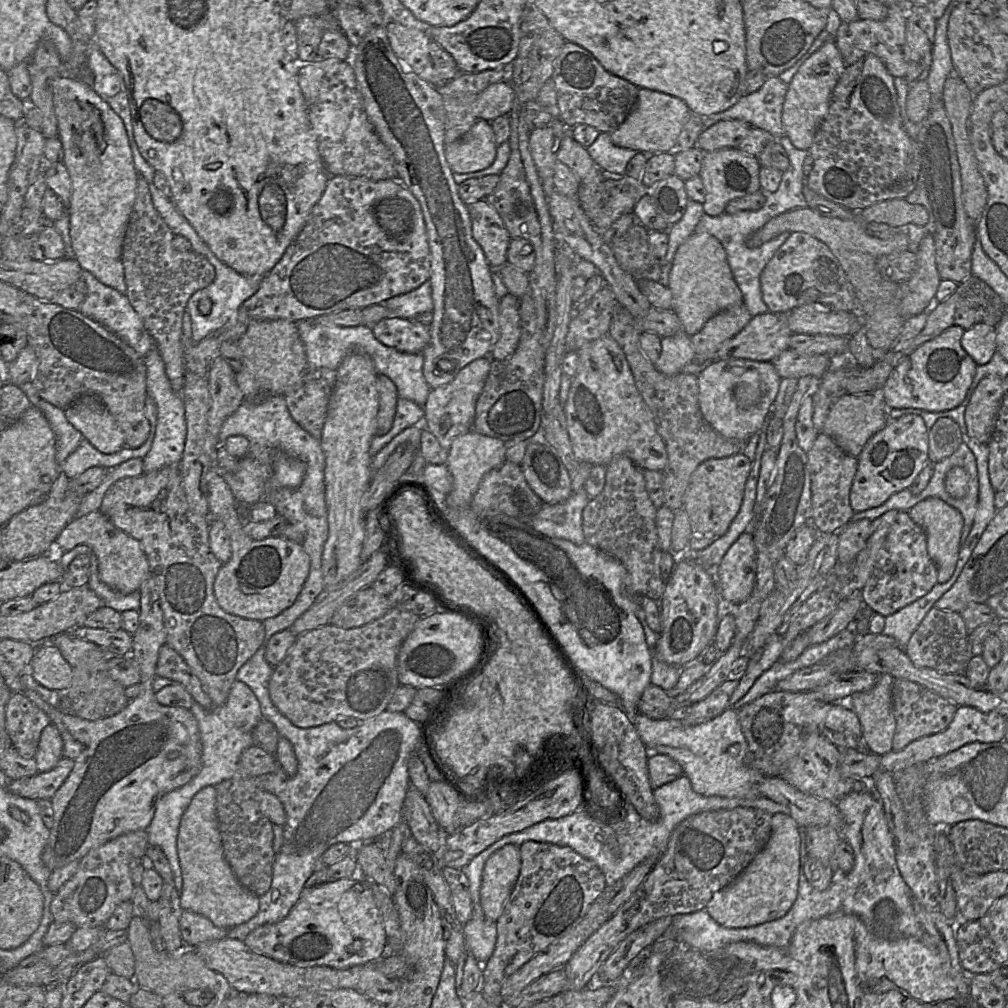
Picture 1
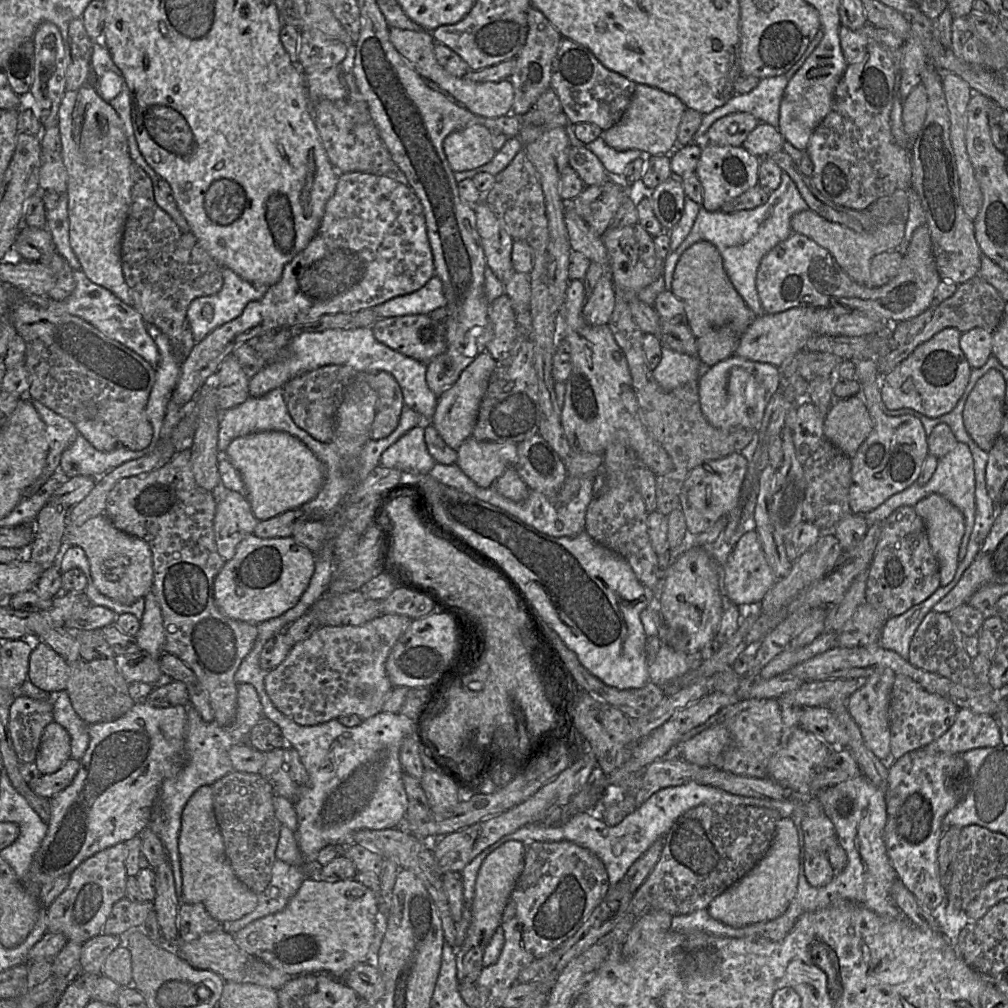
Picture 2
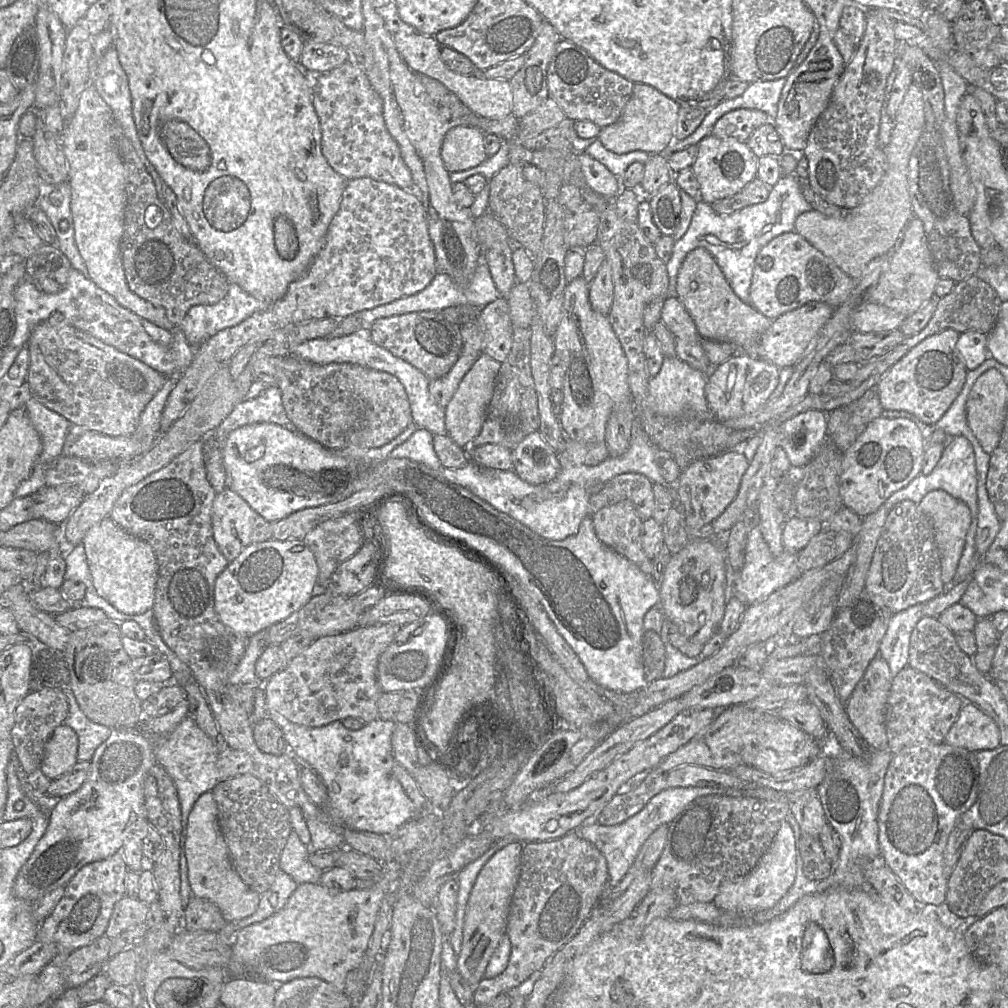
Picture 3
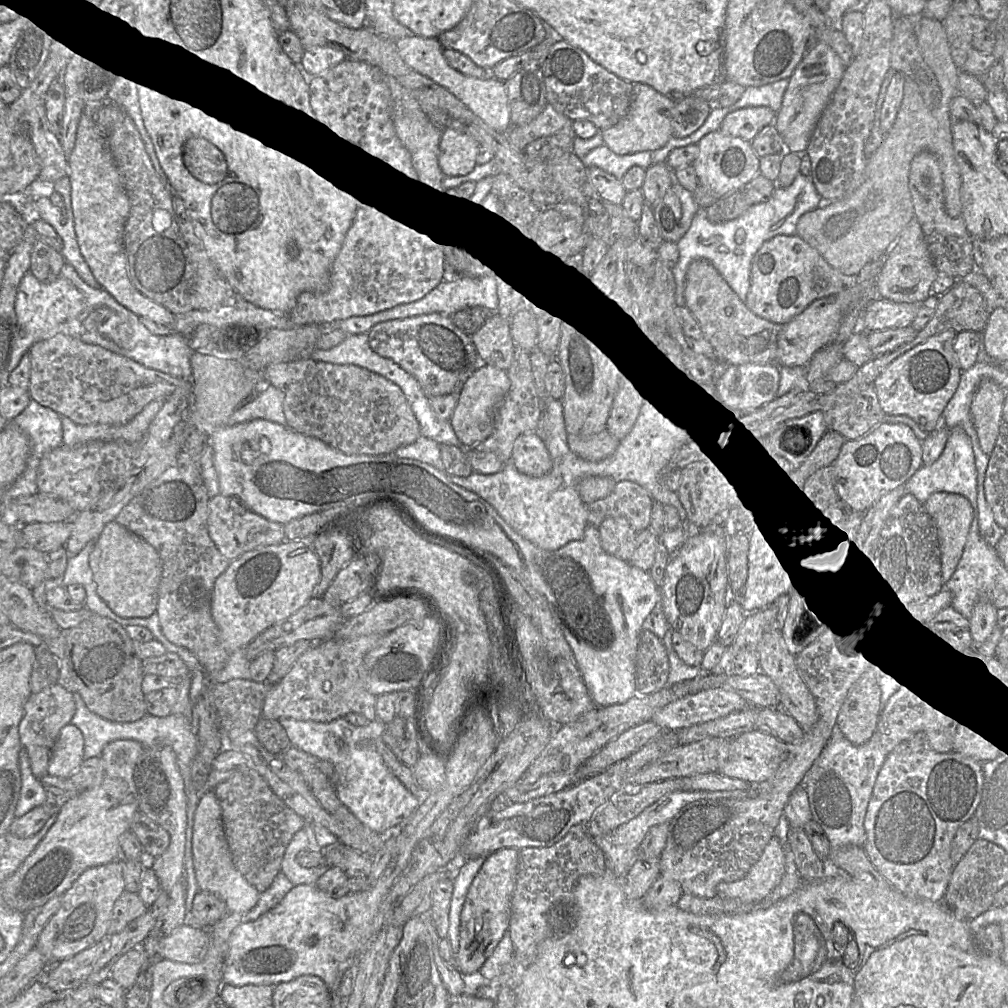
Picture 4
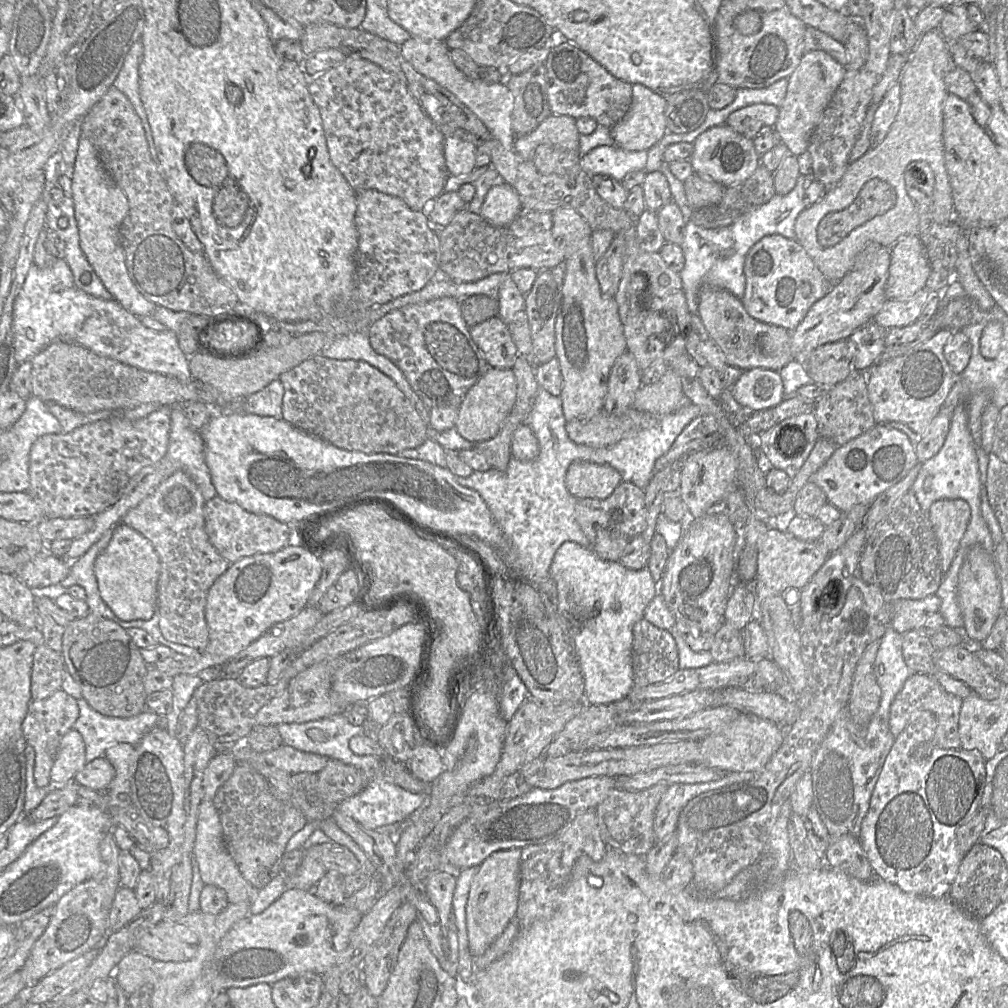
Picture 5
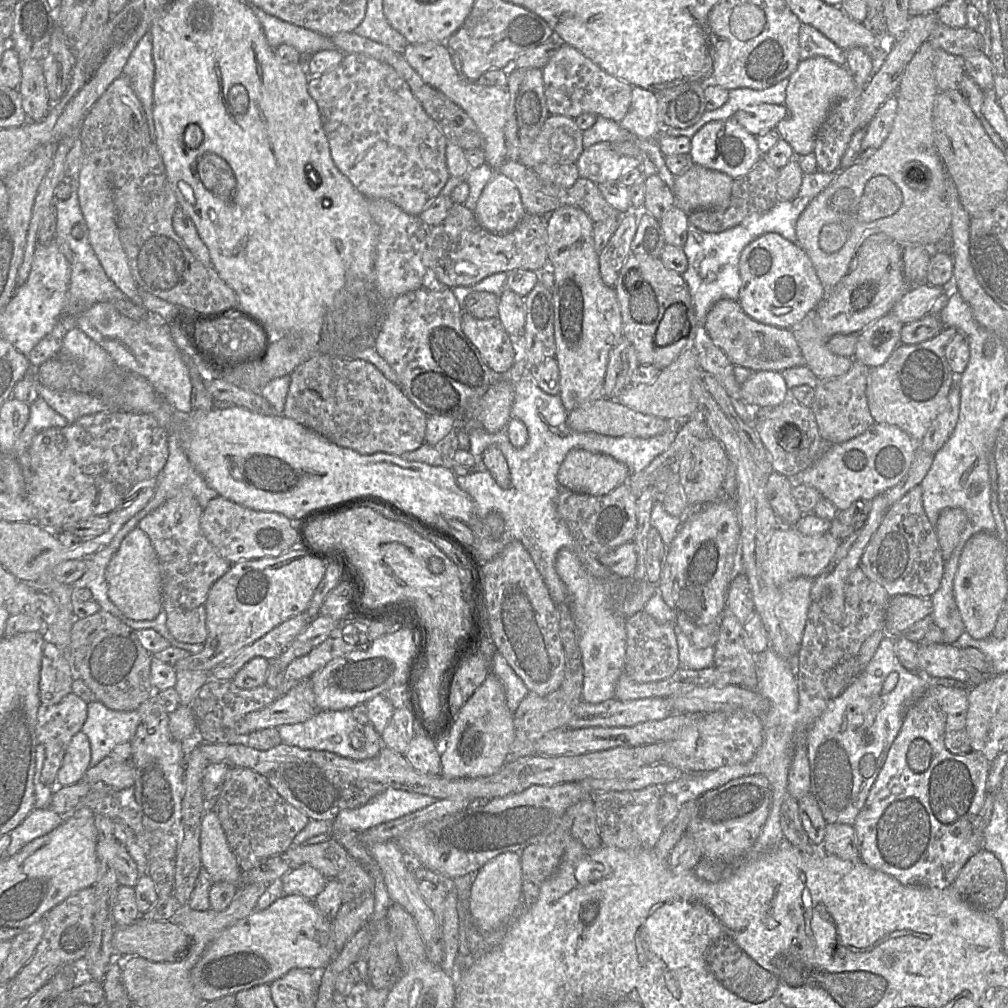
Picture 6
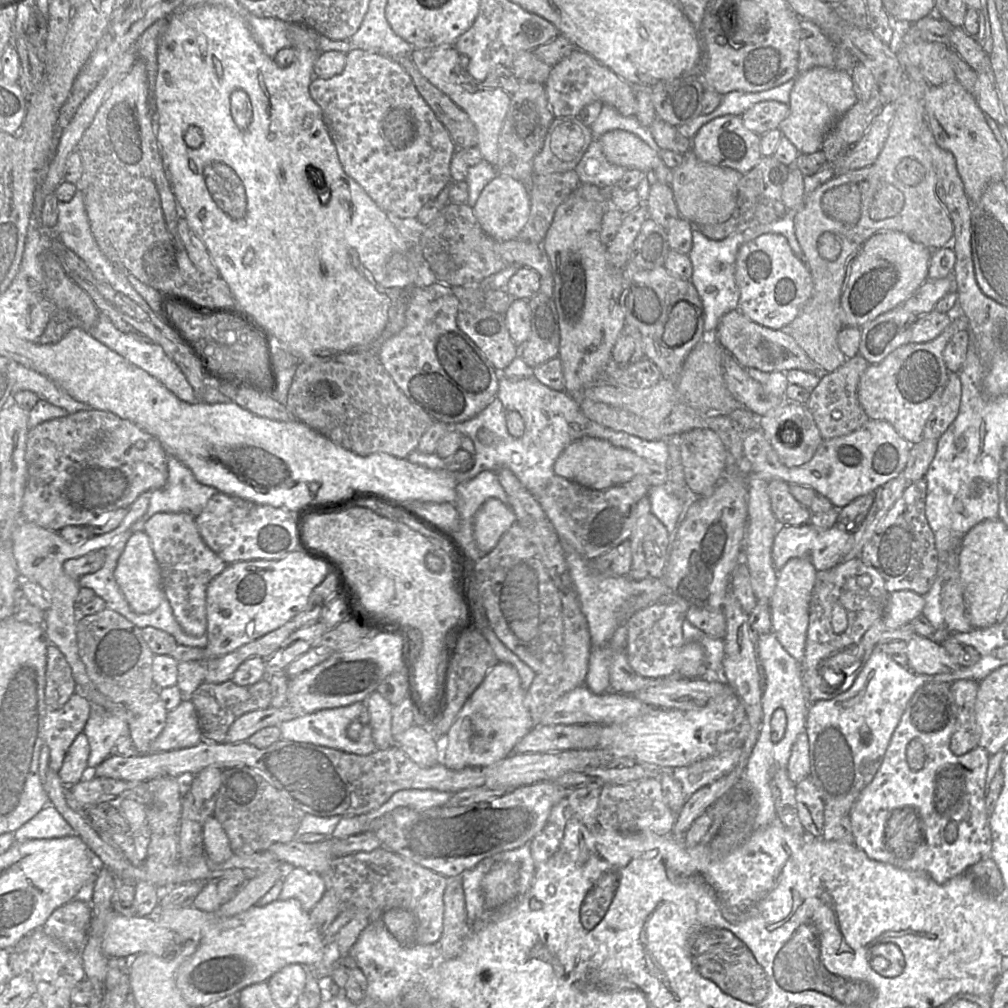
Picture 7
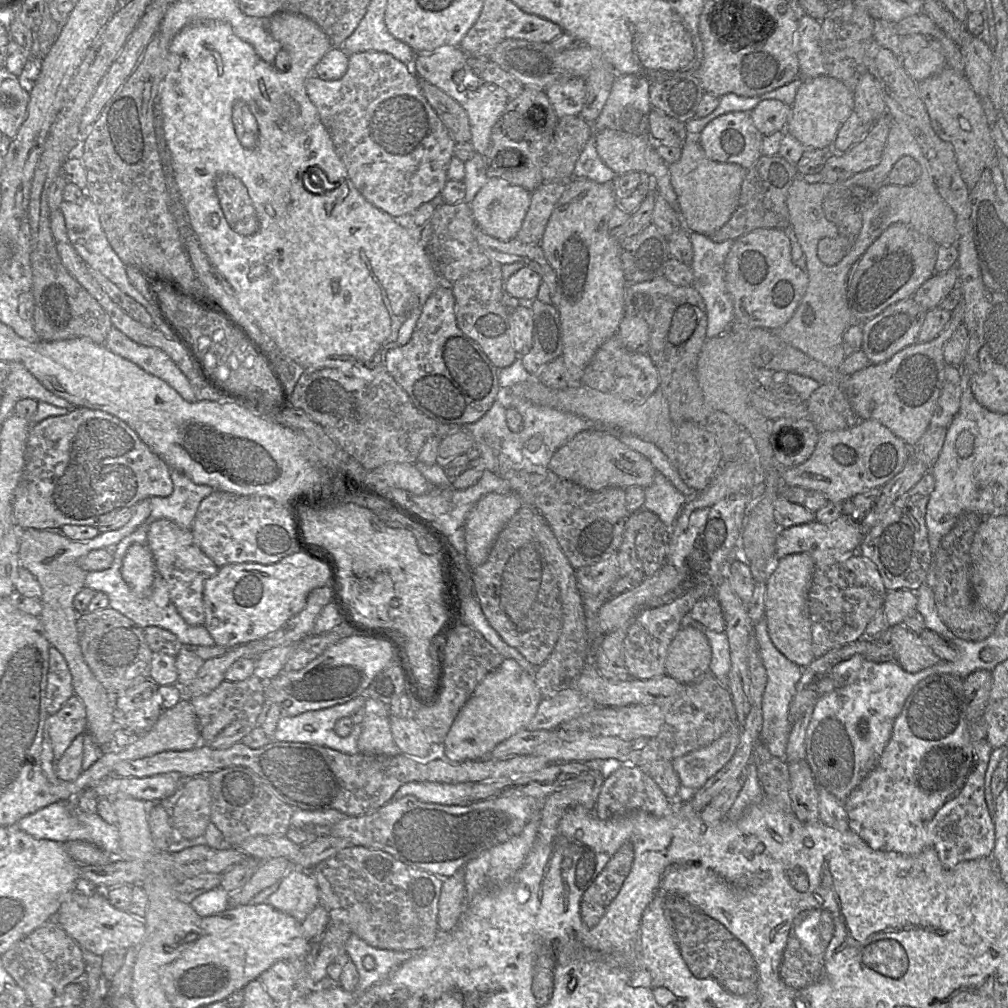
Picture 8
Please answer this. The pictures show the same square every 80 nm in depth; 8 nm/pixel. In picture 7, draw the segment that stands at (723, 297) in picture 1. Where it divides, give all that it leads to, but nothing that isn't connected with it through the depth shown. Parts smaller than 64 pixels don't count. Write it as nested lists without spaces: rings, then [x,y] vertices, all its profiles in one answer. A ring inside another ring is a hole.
[[[738,309],[732,310],[721,317],[714,337],[722,348],[744,368],[755,368],[762,372],[797,369],[822,375],[821,367],[814,362],[796,343],[794,338],[781,330],[774,330],[759,325],[745,317]]]

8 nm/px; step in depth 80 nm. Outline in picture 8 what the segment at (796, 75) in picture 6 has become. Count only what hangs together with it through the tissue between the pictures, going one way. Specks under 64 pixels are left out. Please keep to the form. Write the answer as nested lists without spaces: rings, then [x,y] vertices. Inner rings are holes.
[[[831,76],[804,79],[797,90],[785,132],[805,148],[832,146],[840,127],[854,110],[854,92]]]

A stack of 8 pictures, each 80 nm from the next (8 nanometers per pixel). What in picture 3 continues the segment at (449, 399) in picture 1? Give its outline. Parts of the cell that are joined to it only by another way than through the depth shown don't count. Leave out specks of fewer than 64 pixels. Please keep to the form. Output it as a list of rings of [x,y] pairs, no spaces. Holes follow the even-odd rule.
[[[481,354],[464,376],[452,399],[444,409],[447,436],[463,449],[470,449],[473,440],[481,431],[489,403],[493,396],[500,365],[500,363],[488,355]]]

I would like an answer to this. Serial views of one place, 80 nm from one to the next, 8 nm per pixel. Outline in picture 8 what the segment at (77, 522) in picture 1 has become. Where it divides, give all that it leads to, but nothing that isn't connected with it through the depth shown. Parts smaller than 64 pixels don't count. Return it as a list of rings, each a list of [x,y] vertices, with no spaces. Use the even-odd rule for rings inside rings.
[[[131,545],[122,562],[121,576],[138,597],[146,596],[156,576],[156,566],[147,545]]]

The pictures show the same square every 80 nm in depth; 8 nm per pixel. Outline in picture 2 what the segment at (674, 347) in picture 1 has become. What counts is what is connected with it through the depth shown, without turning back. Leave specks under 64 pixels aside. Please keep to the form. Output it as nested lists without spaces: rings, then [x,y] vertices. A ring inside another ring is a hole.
[[[662,345],[661,360],[653,370],[653,376],[660,387],[670,391],[686,383],[698,382],[700,363],[697,356],[682,354]]]

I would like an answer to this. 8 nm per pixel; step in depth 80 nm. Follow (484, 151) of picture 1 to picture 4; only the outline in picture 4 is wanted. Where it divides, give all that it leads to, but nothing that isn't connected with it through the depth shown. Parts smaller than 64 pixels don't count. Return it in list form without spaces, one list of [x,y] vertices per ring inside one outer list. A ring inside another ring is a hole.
[[[444,129],[440,140],[439,166],[445,177],[462,177],[477,165],[480,144],[471,136]]]

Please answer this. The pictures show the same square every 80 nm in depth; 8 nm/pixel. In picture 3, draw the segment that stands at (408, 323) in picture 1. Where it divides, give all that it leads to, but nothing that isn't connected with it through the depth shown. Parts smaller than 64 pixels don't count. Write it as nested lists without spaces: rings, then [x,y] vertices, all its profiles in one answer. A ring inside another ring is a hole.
[[[440,311],[382,318],[372,324],[370,332],[375,344],[423,372],[430,381],[445,376],[459,359],[462,350],[460,327],[446,321]]]

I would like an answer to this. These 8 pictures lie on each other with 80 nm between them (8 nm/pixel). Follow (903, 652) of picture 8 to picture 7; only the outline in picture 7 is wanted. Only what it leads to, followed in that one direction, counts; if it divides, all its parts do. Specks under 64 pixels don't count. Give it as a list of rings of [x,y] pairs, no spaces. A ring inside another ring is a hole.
[[[915,634],[908,642],[907,642],[907,656],[908,656],[908,668],[912,671],[914,671],[915,673],[918,673],[918,674],[928,674],[928,675],[932,675],[932,674],[942,674],[942,673],[951,673],[951,672],[954,672],[956,670],[958,670],[959,668],[961,667],[966,667],[966,666],[960,666],[956,660],[948,654],[948,652],[946,651],[946,649],[941,645],[941,643],[938,643],[938,642],[935,642],[935,641],[932,641],[930,639],[930,637],[924,637],[924,636],[921,636],[921,635],[918,635],[918,634]]]

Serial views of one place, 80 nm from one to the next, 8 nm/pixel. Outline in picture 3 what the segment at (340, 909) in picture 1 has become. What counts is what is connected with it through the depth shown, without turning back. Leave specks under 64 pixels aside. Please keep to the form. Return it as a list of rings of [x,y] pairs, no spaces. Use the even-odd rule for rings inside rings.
[[[395,861],[384,862],[374,885],[369,889],[353,888],[338,894],[331,893],[321,883],[300,883],[279,911],[268,918],[238,930],[232,939],[232,961],[229,977],[245,975],[273,984],[281,984],[300,977],[319,977],[338,990],[344,991],[346,975],[358,968],[373,932],[380,903],[391,890],[392,882],[400,874],[401,865]]]

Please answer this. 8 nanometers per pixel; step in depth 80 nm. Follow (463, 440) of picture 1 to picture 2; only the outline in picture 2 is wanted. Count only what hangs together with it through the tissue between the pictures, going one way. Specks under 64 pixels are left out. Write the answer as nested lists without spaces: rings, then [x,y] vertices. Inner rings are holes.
[[[471,436],[456,451],[455,464],[482,488],[490,487],[506,470],[492,442],[477,441]]]

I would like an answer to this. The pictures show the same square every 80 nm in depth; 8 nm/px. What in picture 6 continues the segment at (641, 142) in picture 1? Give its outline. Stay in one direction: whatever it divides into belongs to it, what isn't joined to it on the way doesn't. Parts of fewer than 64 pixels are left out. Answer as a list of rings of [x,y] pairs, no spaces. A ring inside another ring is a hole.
[[[632,86],[631,103],[619,125],[642,140],[655,140],[661,132],[657,97],[654,93]]]

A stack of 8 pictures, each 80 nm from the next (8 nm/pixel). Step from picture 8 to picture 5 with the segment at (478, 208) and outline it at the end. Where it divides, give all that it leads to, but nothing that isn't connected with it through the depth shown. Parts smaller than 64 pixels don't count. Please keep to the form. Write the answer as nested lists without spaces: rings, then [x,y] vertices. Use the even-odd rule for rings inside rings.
[[[499,182],[487,192],[479,215],[490,225],[504,227],[514,221],[522,210],[516,191]]]

